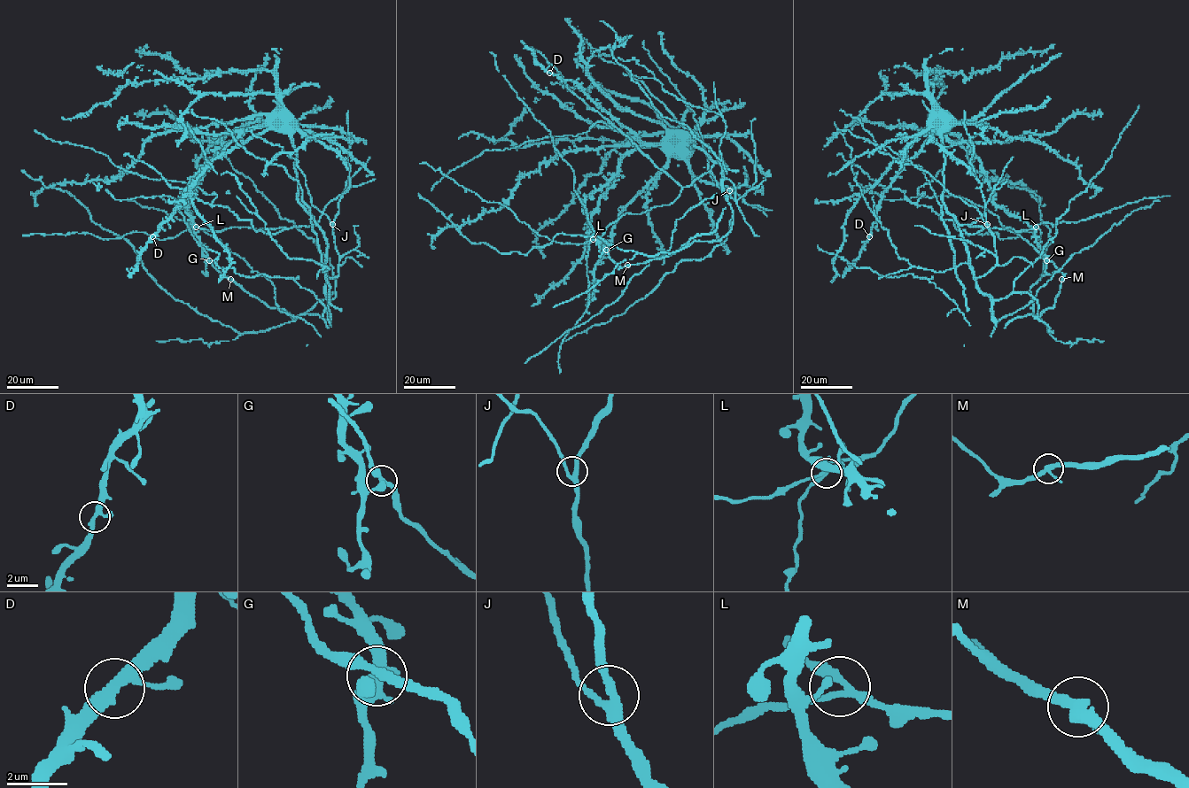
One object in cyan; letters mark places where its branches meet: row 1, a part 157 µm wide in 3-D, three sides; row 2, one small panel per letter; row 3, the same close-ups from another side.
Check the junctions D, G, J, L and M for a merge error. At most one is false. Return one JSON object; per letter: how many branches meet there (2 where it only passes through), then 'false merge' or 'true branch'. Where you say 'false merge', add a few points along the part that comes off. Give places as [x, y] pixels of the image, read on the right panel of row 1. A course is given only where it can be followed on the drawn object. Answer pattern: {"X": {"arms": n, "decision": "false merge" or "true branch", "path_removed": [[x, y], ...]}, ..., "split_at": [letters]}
{"D": {"arms": 3, "decision": "true branch"}, "G": {"arms": 3, "decision": "true branch"}, "J": {"arms": 3, "decision": "true branch"}, "L": {"arms": 3, "decision": "true branch"}, "M": {"arms": 3, "decision": "true branch"}, "split_at": []}

